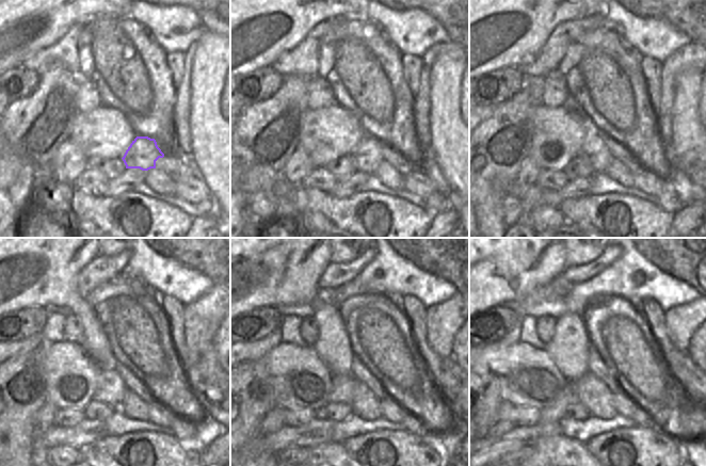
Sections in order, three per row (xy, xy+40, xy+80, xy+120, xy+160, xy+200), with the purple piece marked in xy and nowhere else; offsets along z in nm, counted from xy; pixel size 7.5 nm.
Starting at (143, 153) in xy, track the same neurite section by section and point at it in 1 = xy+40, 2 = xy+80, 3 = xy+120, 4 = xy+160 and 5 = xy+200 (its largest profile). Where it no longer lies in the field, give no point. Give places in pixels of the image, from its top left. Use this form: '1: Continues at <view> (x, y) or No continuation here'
1: Continues at xy+40 (367, 155)
2: Continues at xy+80 (594, 149)
3: Continues at xy+120 (111, 388)
4: Continues at xy+160 (341, 390)
5: Continues at xy+200 (554, 413).

